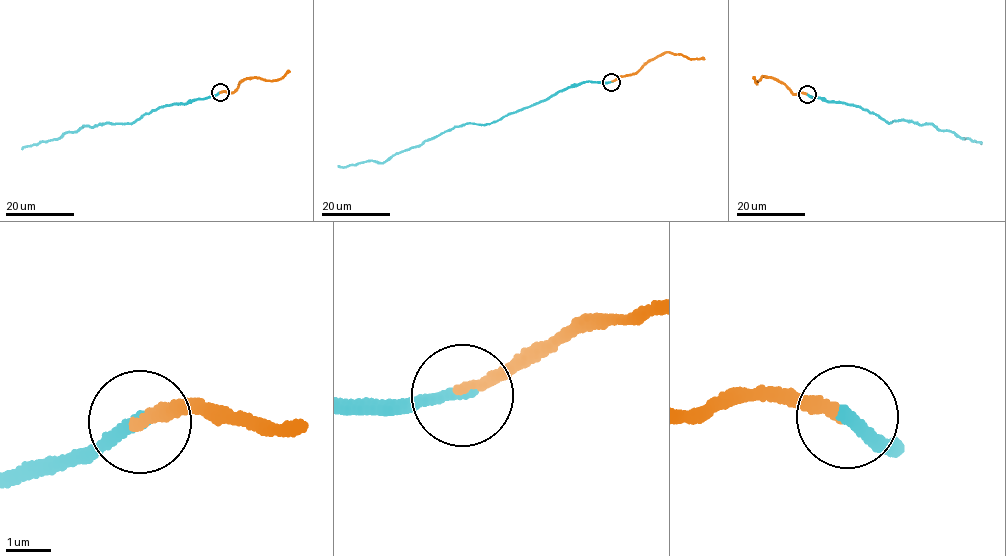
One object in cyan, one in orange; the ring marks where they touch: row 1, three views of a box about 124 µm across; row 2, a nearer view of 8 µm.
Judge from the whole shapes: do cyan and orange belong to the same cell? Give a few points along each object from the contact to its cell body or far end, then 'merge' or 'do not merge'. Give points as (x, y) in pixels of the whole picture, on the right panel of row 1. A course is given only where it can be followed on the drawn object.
cyan via (807, 94), (861, 107), (889, 123), (903, 119), (921, 125), (929, 123), (981, 144) | orange via (807, 94), (794, 94), (778, 80), (762, 76), (756, 84), (754, 77) | merge

